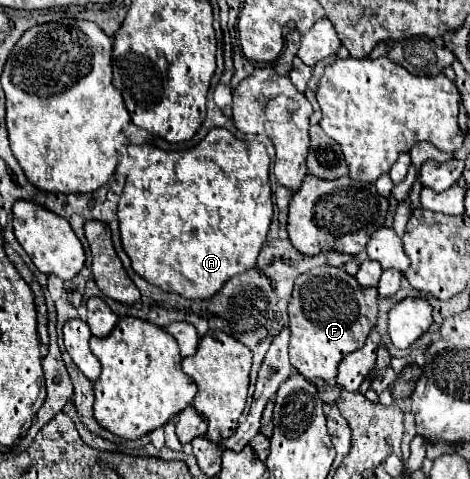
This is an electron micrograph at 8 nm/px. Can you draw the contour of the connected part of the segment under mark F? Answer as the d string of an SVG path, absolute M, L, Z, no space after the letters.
M315 267L295 279L289 299L291 365L305 377L321 377L325 383L337 377L337 365L345 355L363 347L377 321L375 287L359 287L359 281L345 269Z

